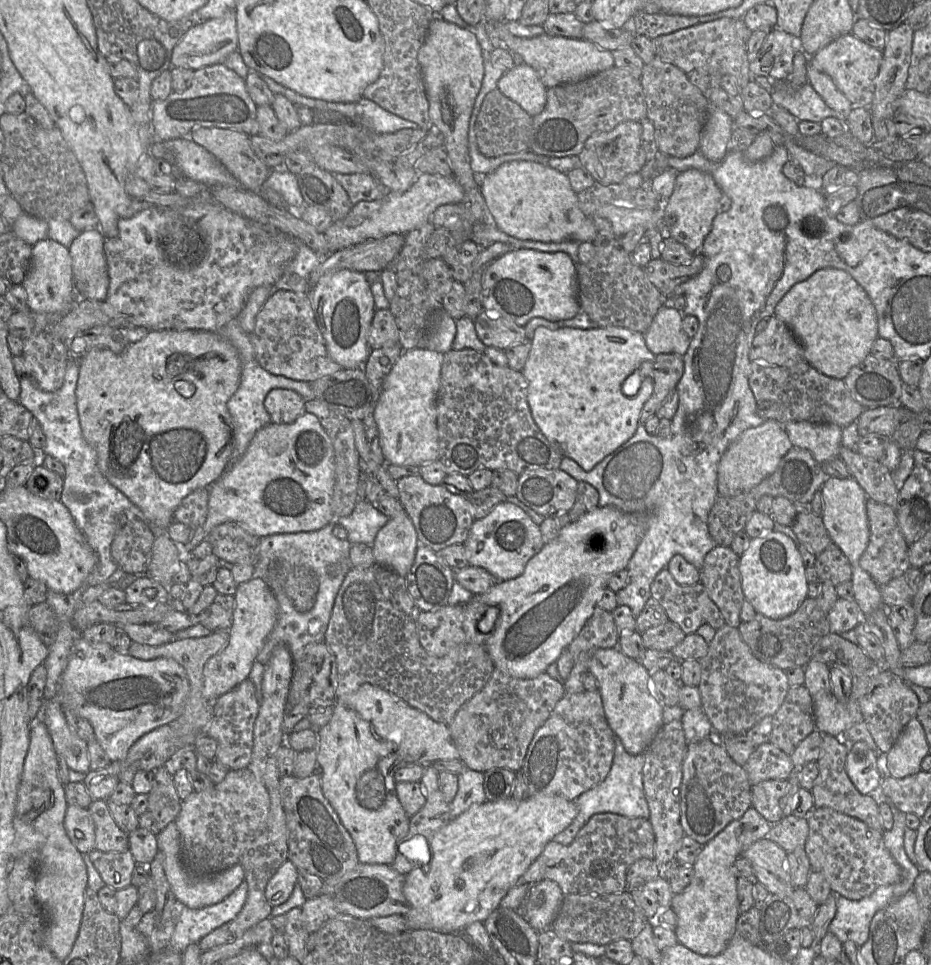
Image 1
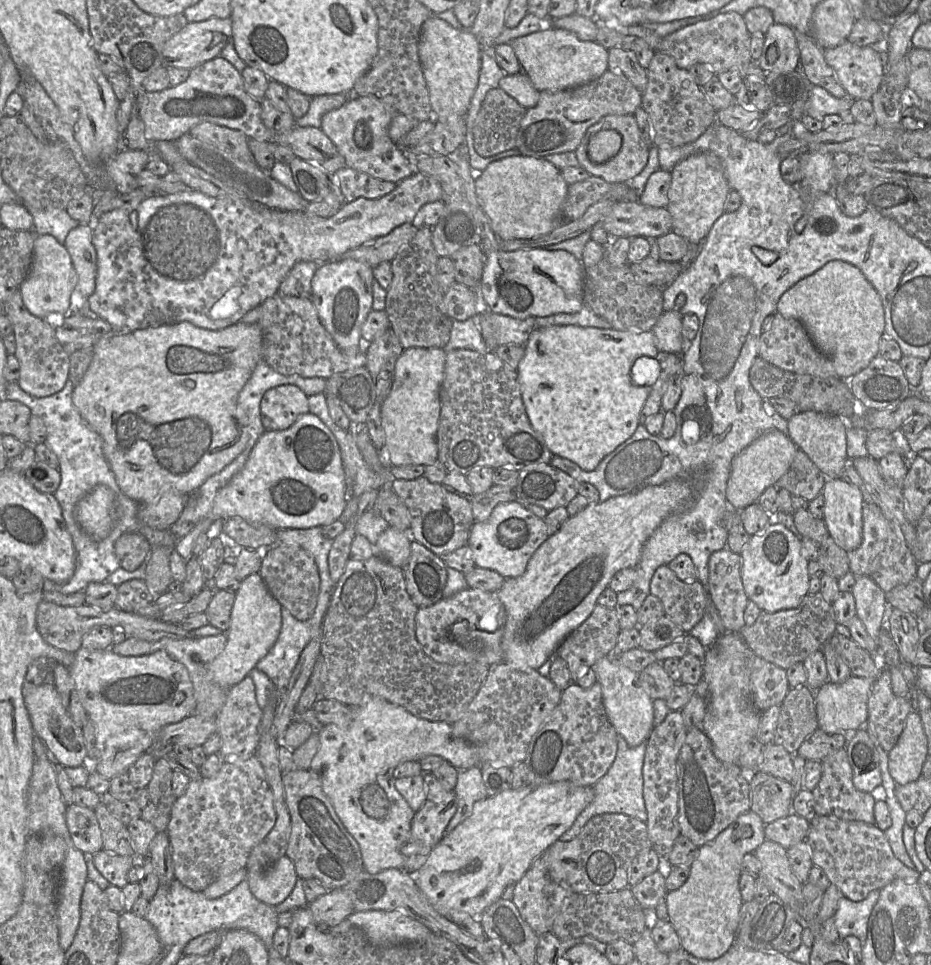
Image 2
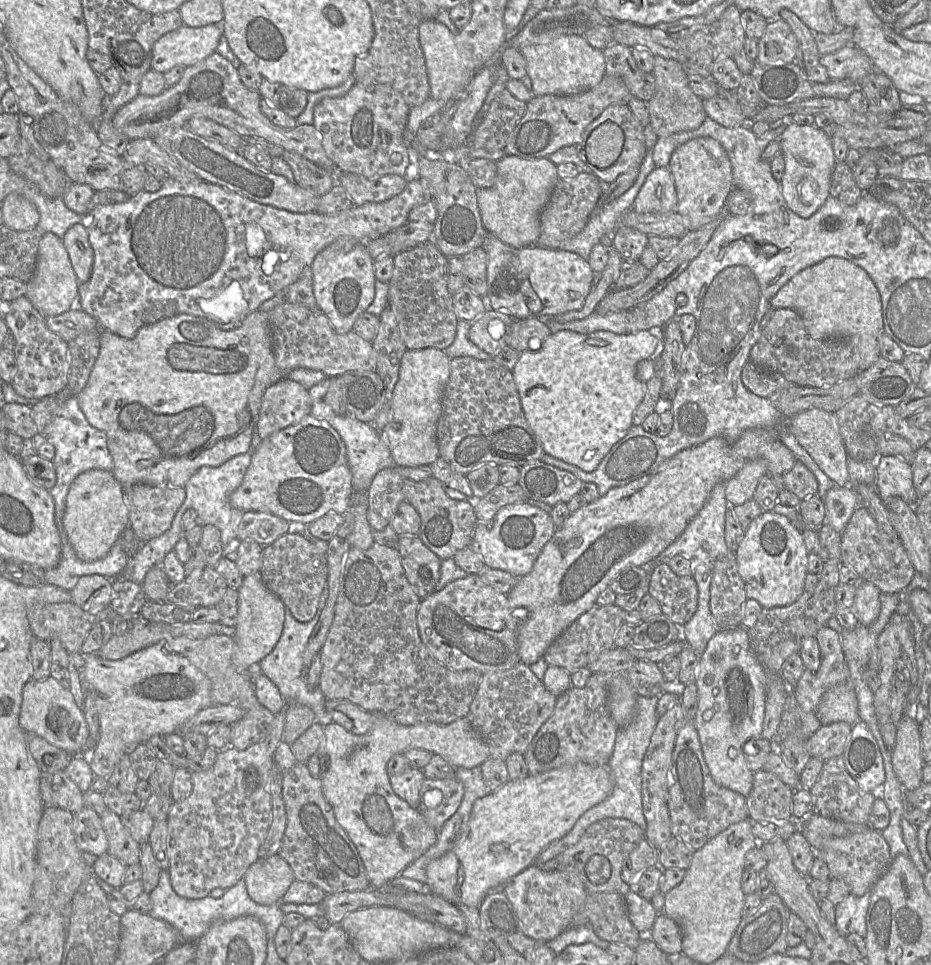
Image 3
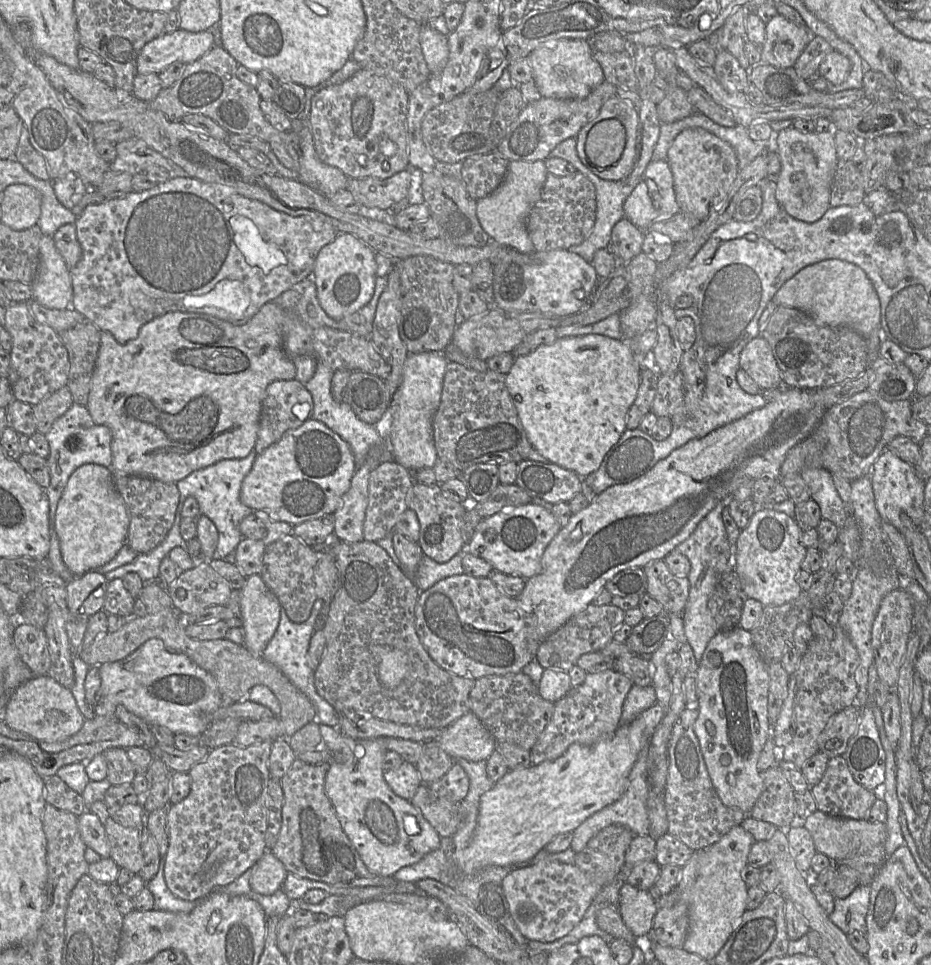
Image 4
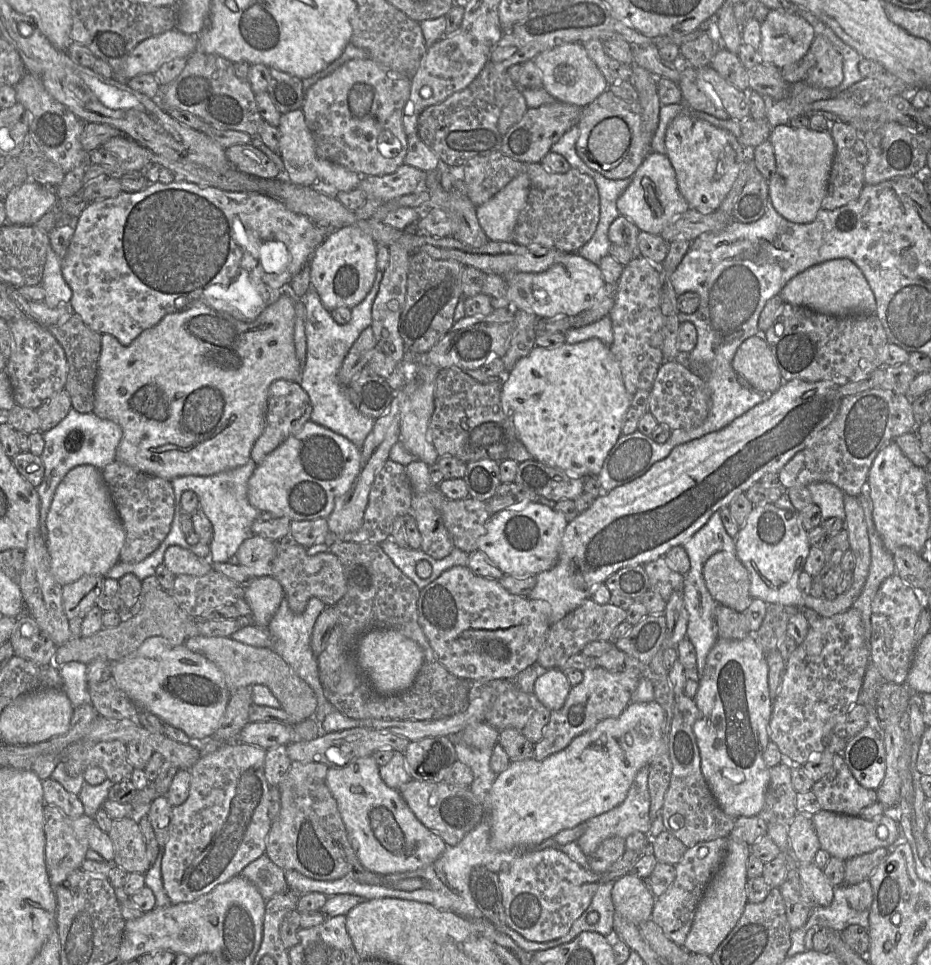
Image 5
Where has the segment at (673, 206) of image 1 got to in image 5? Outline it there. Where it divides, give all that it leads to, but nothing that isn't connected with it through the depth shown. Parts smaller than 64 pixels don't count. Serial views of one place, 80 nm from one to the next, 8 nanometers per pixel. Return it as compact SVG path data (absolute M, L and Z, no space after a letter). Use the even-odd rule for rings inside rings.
M678 115L672 120L666 131L665 147L666 156L676 172L680 193L688 202L690 209L702 214L709 214L719 209L738 177L744 161L749 157L746 148L732 133L690 115Z

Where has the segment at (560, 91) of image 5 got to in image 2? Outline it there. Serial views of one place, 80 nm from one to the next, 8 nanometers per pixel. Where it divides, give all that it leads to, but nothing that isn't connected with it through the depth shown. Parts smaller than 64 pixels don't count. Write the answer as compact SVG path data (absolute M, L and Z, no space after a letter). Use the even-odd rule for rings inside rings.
M554 27L543 29L509 43L533 86L539 91L574 88L599 78L608 70L608 50L597 42L582 41L570 31Z

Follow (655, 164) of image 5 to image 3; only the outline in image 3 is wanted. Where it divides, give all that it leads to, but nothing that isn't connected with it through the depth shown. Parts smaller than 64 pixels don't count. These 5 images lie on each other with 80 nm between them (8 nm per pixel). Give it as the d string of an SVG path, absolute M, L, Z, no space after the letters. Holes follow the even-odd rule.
M656 167L638 192L632 209L638 213L668 213L676 211L677 194L668 167Z

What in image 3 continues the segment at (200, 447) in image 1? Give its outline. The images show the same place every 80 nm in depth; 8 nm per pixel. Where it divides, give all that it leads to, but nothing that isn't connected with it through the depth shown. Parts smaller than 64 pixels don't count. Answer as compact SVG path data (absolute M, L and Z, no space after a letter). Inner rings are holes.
M256 310L233 329L220 328L202 317L179 314L141 327L131 339L122 338L108 330L102 330L99 355L85 388L76 396L76 399L89 424L105 432L107 447L113 459L111 472L122 486L143 483L152 486L184 488L186 482L201 467L218 467L250 449L264 391L270 385L286 378L286 373L288 372L280 370L275 364L268 313Z

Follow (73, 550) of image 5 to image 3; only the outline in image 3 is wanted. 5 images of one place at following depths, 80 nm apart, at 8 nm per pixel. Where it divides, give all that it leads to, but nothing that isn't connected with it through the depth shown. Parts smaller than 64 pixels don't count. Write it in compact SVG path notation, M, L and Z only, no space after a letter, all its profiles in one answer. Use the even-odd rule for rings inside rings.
M90 469L73 481L66 498L63 527L79 559L95 561L104 557L128 525L123 486L112 472Z

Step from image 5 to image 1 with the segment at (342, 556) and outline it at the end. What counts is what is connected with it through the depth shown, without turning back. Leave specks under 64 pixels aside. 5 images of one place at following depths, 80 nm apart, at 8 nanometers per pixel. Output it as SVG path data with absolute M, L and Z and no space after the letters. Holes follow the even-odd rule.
M376 563L369 568L351 568L351 570L345 576L335 598L324 639L325 644L334 655L337 665L337 686L335 689L336 698L351 694L355 692L362 684L368 683L402 699L409 706L423 712L435 722L443 723L445 725L449 725L452 722L460 707L486 685L493 673L495 665L487 653L485 646L476 644L459 645L458 647L452 649L446 656L441 658L433 657L427 654L422 648L418 638L417 621L420 612L421 611L415 605L411 595L408 592L406 577L402 577L391 569Z

